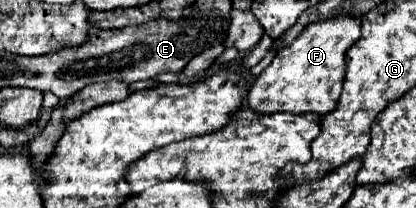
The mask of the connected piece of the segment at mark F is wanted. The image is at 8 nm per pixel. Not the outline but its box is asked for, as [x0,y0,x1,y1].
[246,18,360,114]

